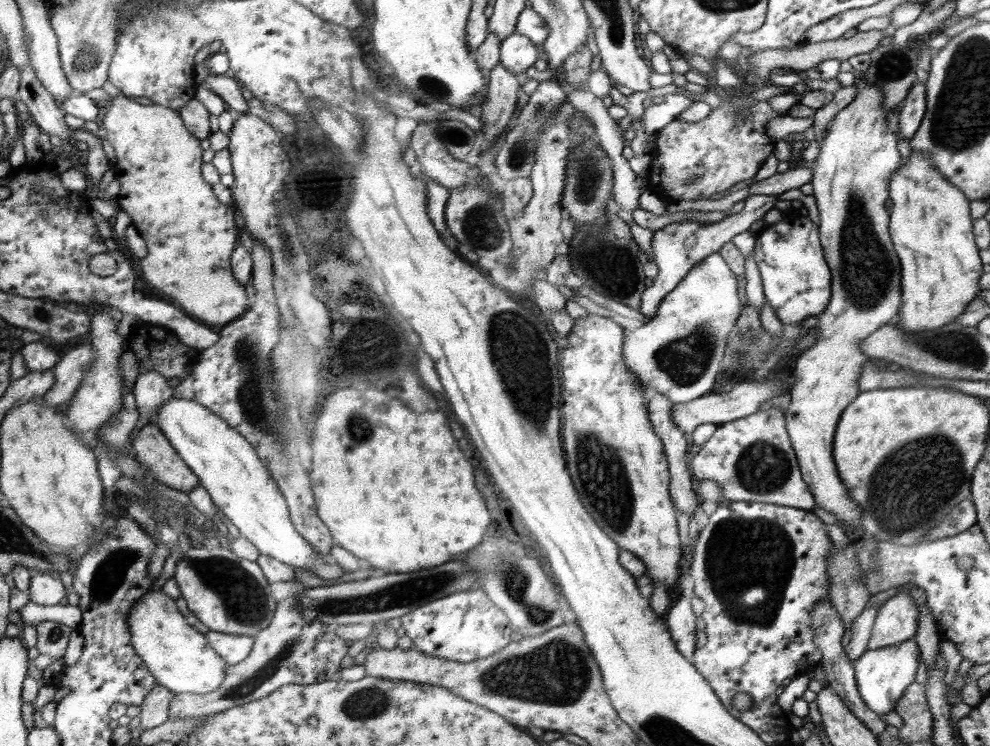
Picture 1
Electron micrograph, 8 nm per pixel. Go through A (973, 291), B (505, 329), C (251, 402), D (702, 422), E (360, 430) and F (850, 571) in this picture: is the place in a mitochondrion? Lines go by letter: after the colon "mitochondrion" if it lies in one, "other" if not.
A: other
B: mitochondrion
C: mitochondrion
D: other
E: mitochondrion
F: other

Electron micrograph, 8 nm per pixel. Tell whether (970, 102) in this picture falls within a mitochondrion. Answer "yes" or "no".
yes

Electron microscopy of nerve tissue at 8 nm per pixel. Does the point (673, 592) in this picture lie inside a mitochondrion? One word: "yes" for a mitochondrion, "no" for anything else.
no

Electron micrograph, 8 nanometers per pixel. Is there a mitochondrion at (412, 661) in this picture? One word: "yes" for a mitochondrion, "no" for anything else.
no

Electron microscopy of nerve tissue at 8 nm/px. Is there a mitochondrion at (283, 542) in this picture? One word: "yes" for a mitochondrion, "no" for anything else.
no

